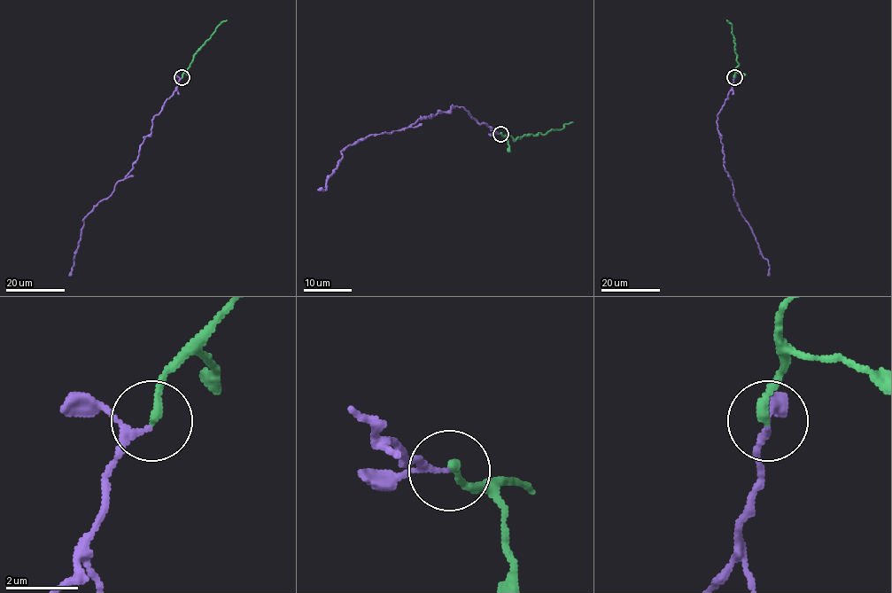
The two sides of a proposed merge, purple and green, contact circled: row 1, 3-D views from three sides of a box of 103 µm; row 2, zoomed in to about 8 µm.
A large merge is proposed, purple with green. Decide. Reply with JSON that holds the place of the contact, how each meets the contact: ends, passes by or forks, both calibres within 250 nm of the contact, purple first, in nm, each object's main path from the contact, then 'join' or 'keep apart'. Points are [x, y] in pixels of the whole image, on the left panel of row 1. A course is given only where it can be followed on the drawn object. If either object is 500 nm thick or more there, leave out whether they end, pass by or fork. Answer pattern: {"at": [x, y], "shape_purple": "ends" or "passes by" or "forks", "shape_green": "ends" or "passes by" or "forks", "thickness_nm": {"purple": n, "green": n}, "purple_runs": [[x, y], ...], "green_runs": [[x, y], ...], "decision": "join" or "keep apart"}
{"at": [182, 77], "shape_purple": "passes by", "shape_green": "ends", "thickness_nm": {"purple": 130, "green": 240}, "purple_runs": [[182, 78], [153, 117], [151, 133], [140, 146], [132, 169], [83, 220], [68, 275]], "green_runs": [[182, 77], [193, 55], [219, 26], [227, 20]], "decision": "join"}

